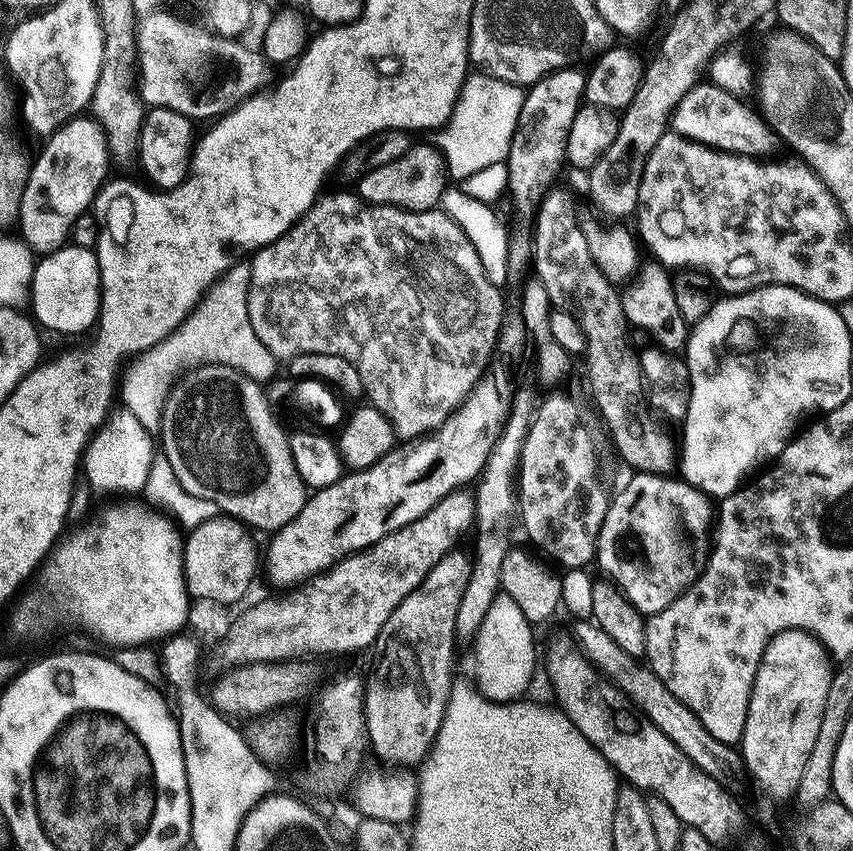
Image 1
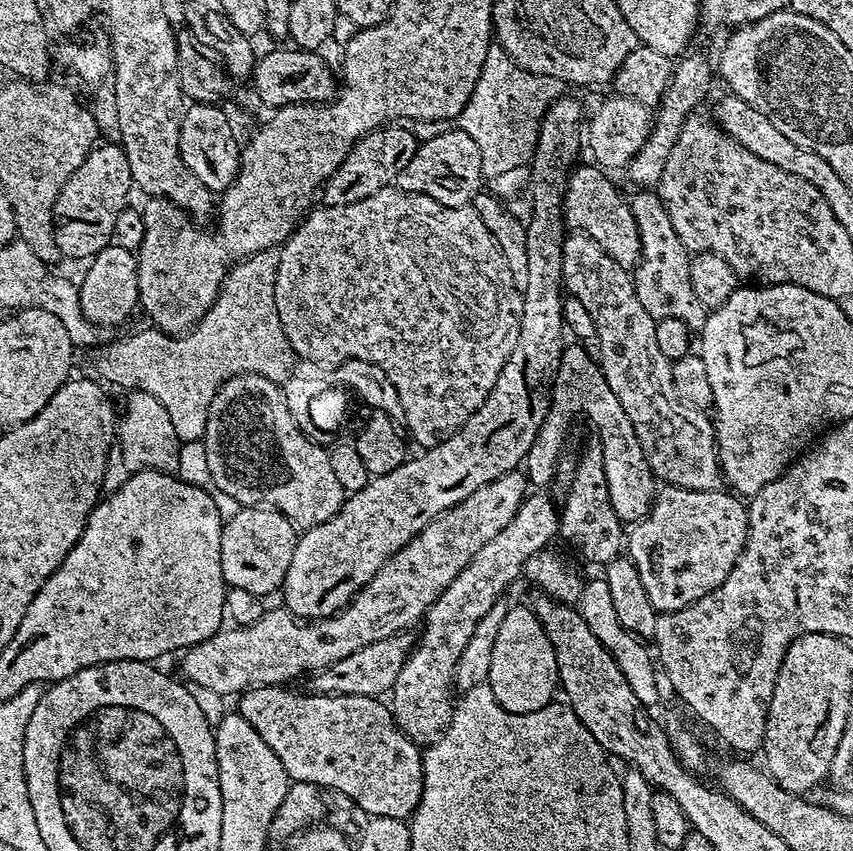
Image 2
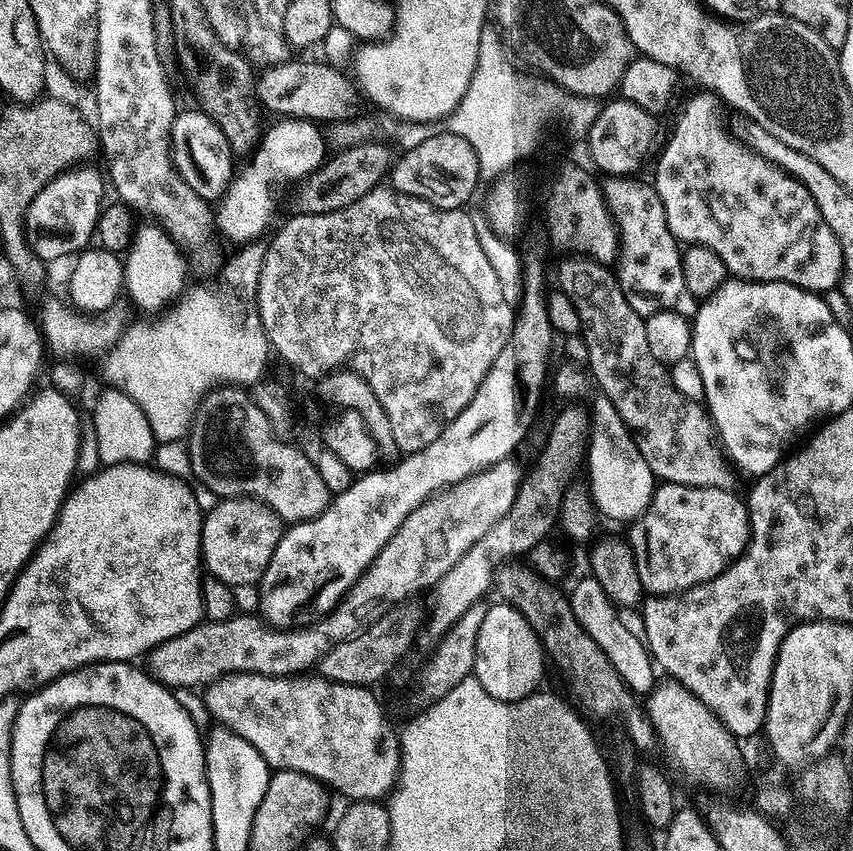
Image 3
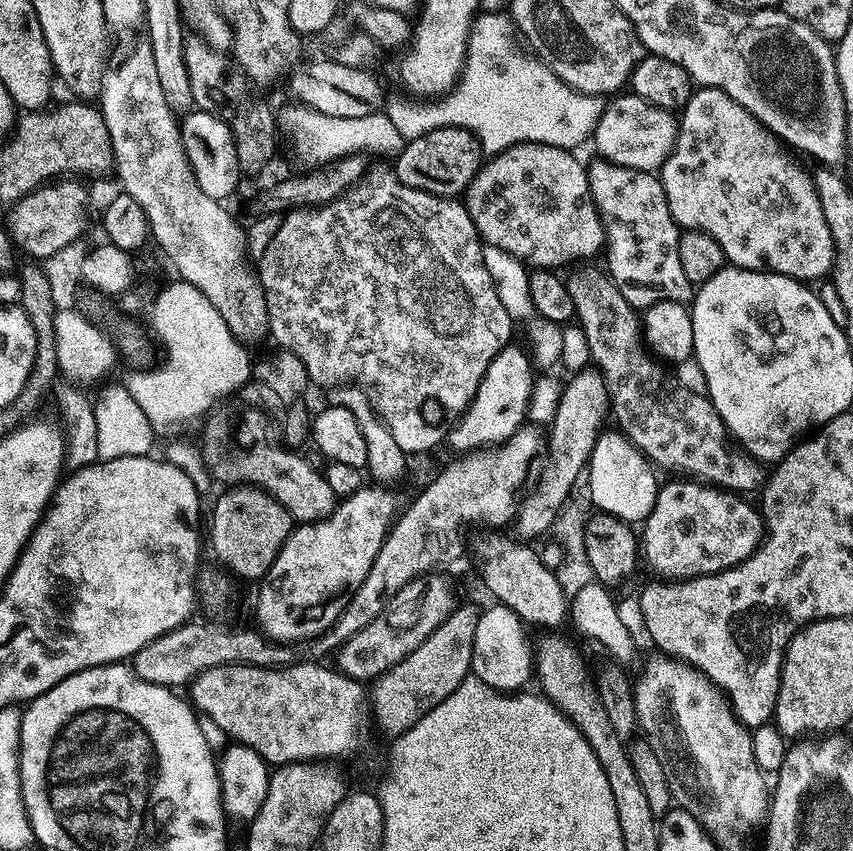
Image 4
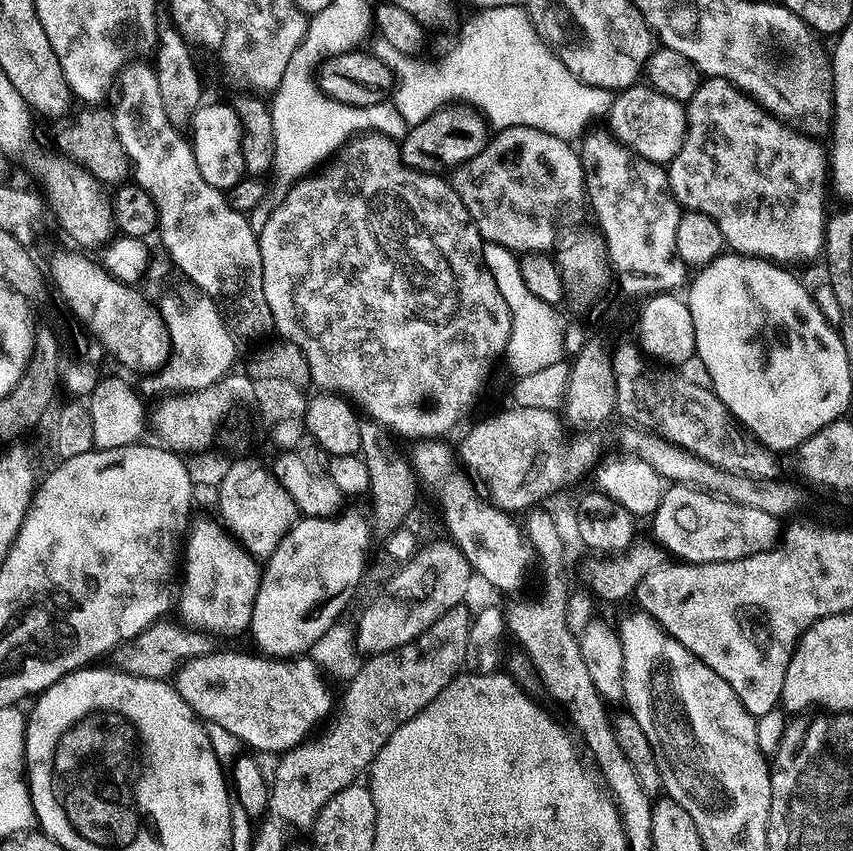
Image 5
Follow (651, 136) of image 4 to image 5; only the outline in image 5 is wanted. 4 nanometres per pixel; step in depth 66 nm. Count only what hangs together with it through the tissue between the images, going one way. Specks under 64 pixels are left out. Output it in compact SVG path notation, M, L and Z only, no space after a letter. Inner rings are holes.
M633 86L623 89L613 99L612 109L606 117L607 127L621 144L637 152L642 158L655 164L667 165L682 150L684 135L688 129L688 114L679 100L662 94L651 86Z

